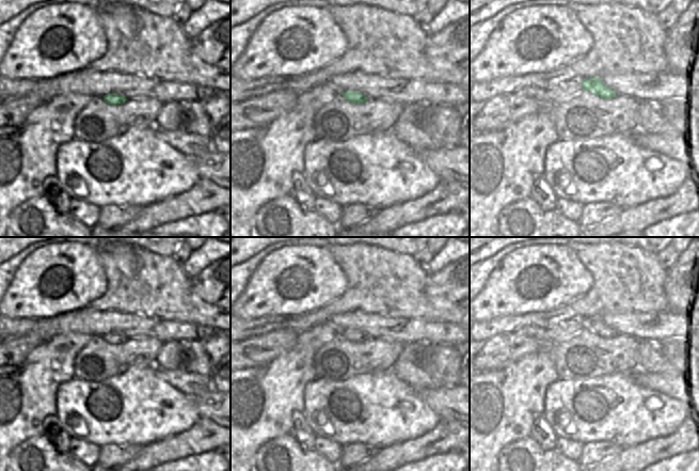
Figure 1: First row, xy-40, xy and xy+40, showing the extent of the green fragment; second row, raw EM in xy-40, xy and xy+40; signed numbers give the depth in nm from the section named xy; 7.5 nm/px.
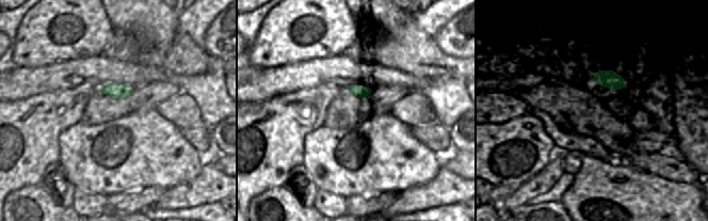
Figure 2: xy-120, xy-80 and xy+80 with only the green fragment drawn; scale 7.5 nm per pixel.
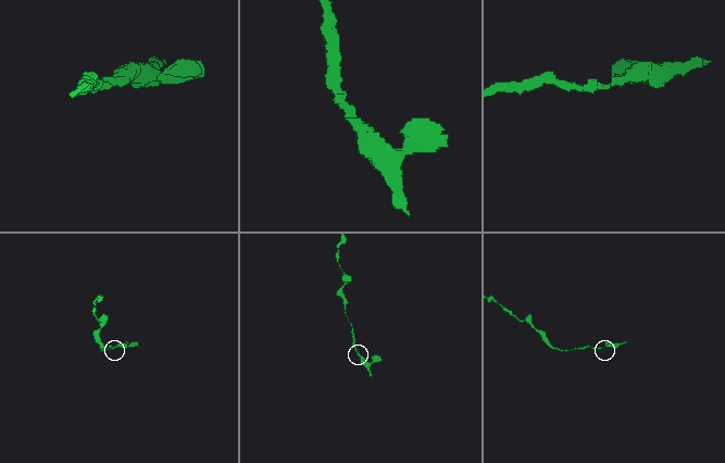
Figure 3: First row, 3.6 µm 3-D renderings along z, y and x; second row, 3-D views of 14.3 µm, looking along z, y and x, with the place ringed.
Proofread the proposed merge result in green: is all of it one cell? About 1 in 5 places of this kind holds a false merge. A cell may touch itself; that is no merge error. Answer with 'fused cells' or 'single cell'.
single cell

